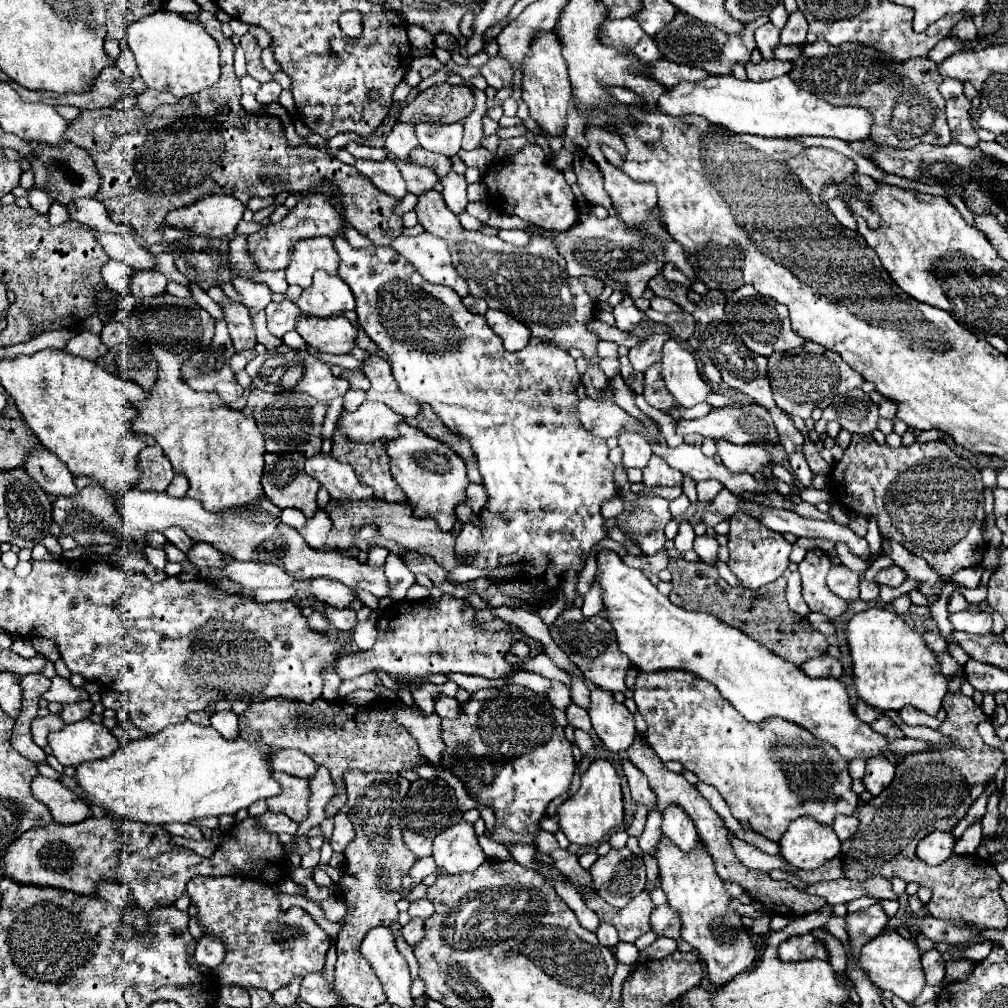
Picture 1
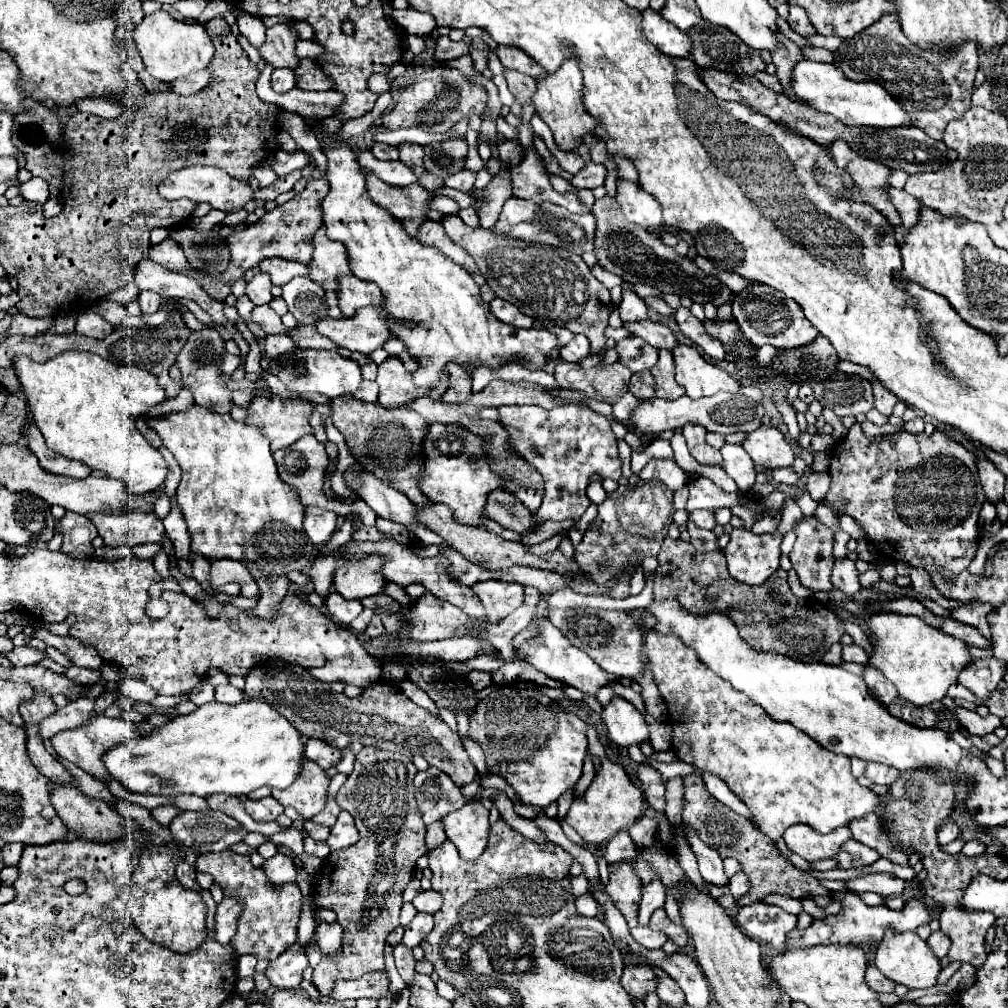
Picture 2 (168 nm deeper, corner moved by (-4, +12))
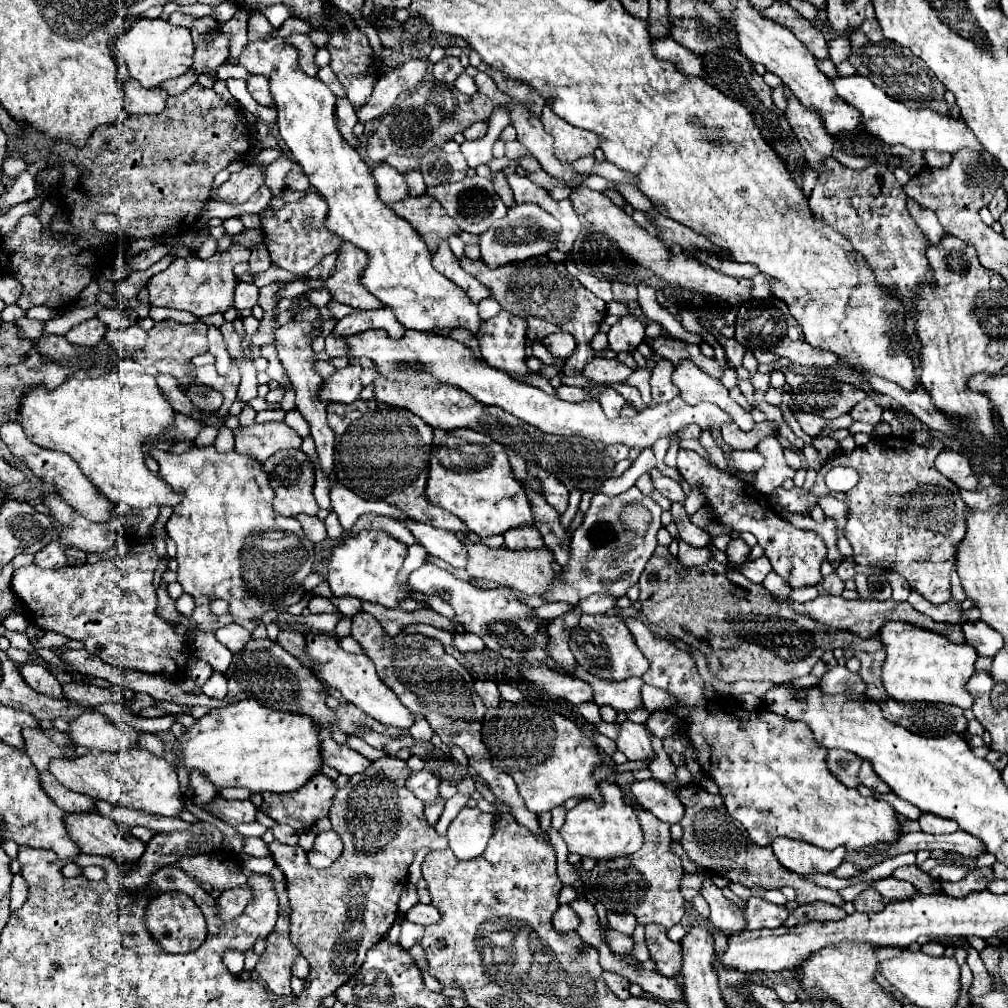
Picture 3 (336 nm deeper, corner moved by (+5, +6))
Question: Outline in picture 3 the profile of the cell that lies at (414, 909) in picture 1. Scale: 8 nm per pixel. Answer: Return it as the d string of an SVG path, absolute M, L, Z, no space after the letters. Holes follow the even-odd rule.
M415 904L407 914L405 914L405 918L409 920L409 922L415 922L415 924L421 924L421 926L429 926L429 924L437 924L439 922L439 912L437 912L437 908L435 906L431 906L431 904Z

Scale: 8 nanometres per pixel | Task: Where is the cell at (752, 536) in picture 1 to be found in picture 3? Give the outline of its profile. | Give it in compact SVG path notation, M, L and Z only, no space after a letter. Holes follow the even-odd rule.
M739 538L739 540L731 540L729 548L725 550L727 552L727 558L729 562L741 566L743 562L747 562L747 556L749 556L749 546Z

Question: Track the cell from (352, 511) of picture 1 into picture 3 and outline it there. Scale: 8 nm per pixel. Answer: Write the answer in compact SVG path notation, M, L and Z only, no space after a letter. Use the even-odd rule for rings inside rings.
M463 542L463 546L469 552L467 572L473 578L485 578L485 580L491 580L499 586L509 586L525 596L543 596L545 590L549 590L549 584L553 582L553 570L551 570L553 554L547 548L509 550L505 546L489 548L485 544L471 544L471 542Z

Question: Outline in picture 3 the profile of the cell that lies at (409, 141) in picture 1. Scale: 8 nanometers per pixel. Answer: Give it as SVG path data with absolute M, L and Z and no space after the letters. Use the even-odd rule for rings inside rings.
M413 170L413 172L407 172L405 174L405 180L407 180L407 184L409 184L409 194L411 196L423 196L427 190L427 186L425 186L425 182L423 182L423 176L421 176L421 172L417 172L417 170Z

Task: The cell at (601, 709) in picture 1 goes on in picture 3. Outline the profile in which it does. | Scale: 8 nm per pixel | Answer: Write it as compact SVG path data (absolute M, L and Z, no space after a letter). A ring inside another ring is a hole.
M631 720L623 722L619 738L617 738L615 744L627 756L627 760L655 758L655 750L653 750L649 730L647 730L645 724L635 724Z

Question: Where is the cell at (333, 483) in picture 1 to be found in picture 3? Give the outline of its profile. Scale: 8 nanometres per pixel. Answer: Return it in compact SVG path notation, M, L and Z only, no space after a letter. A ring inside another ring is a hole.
M415 520L405 522L405 526L415 534L417 542L423 544L431 556L445 560L453 568L465 568L467 550L463 548L463 544L457 540L453 532L425 526L423 522L415 522Z

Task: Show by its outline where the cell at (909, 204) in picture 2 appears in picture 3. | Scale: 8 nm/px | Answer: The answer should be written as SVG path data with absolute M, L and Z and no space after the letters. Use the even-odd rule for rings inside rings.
M909 200L907 206L909 206L909 212L911 212L911 216L915 218L917 226L921 228L921 232L929 238L929 242L931 242L931 244L939 244L941 238L943 238L947 232L945 232L945 228L939 224L939 220L937 220L937 216L933 214L933 210L923 208L923 206L917 204L915 200Z

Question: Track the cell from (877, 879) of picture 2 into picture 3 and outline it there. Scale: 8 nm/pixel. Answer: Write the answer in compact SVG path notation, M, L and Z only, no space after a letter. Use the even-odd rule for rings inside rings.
M885 878L873 884L873 888L877 888L877 892L887 898L887 900L905 900L905 898L913 898L913 894L917 894L917 888L905 880L897 880L897 878Z

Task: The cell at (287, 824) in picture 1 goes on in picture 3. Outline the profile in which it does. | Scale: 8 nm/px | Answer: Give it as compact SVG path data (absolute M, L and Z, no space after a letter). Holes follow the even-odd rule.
M215 794L211 802L203 804L203 810L231 826L243 822L255 822L255 814L257 814L257 808L249 800L225 800L221 794Z

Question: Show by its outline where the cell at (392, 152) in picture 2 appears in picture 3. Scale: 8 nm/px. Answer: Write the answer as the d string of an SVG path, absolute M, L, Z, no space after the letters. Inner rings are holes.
M389 156L387 164L397 168L401 174L407 174L409 170L419 170L419 160L415 156Z

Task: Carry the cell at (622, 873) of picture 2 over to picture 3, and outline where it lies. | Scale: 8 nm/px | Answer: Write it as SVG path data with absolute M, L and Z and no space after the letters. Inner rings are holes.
M609 912L607 918L609 918L609 926L613 930L619 930L623 934L633 936L633 932L637 928L637 920L631 914L615 914L615 912Z

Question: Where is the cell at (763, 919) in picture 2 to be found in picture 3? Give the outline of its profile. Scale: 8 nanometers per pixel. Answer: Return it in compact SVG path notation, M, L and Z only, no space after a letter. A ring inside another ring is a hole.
M749 898L745 908L747 918L747 930L759 930L759 928L779 928L785 924L789 912L785 906L771 904L763 898Z

